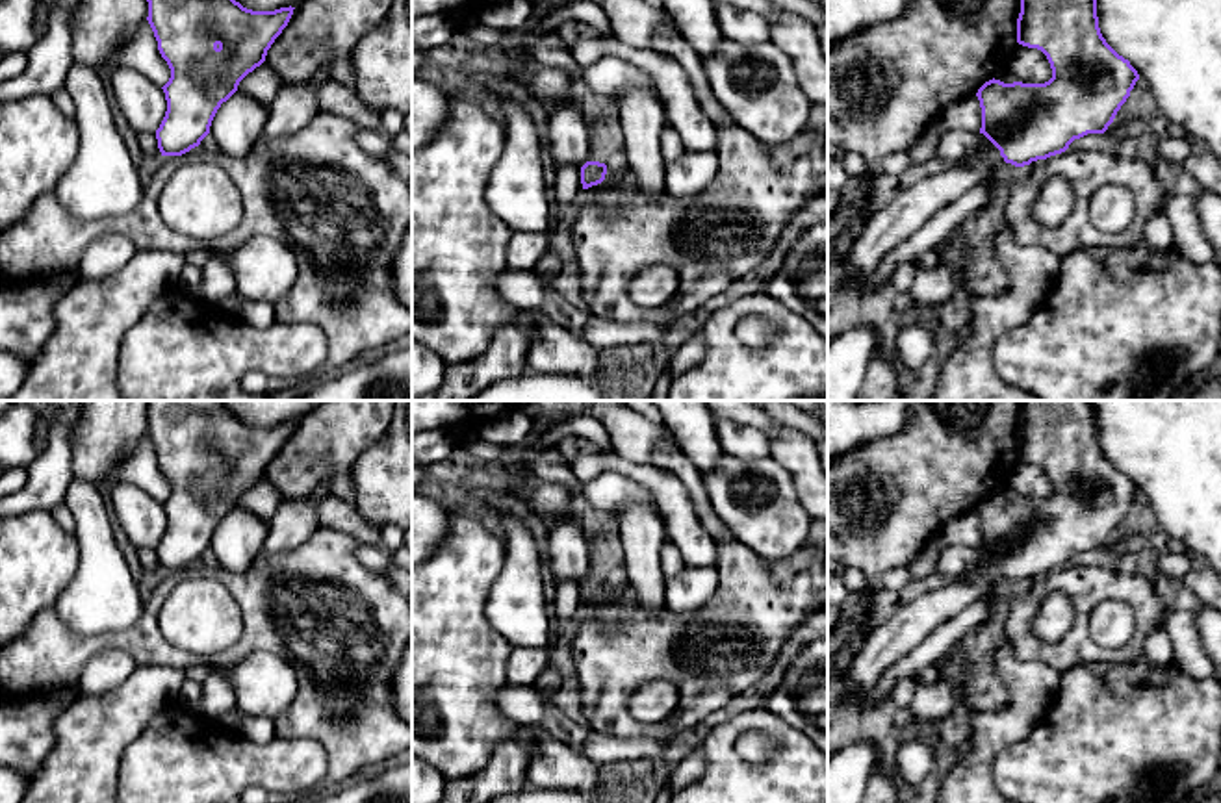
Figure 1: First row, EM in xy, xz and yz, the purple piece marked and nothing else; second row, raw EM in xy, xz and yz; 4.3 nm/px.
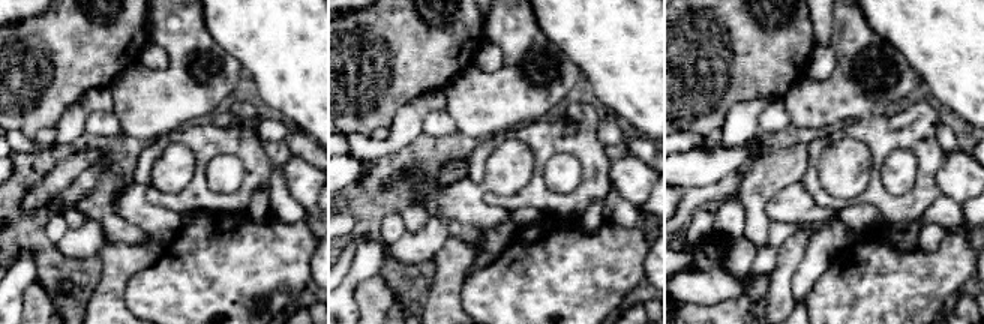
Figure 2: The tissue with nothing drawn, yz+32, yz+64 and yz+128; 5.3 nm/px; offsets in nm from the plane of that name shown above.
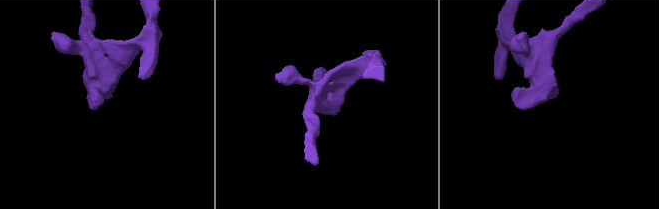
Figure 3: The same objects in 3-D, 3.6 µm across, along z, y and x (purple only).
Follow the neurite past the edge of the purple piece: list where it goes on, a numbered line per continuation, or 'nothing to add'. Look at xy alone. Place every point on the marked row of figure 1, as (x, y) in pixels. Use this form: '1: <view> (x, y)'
1: xy (342, 212)

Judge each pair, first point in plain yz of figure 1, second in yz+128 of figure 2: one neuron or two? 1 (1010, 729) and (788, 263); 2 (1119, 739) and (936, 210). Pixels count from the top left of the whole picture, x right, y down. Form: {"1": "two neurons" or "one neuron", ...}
{"1": "one neuron", "2": "two neurons"}

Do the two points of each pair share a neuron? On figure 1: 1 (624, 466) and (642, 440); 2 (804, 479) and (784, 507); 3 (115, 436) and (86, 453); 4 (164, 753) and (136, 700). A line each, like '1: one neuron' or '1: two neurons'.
1: two neurons
2: two neurons
3: one neuron
4: two neurons

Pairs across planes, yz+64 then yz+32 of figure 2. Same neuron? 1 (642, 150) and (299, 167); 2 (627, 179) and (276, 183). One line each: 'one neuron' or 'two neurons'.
1: two neurons
2: two neurons

